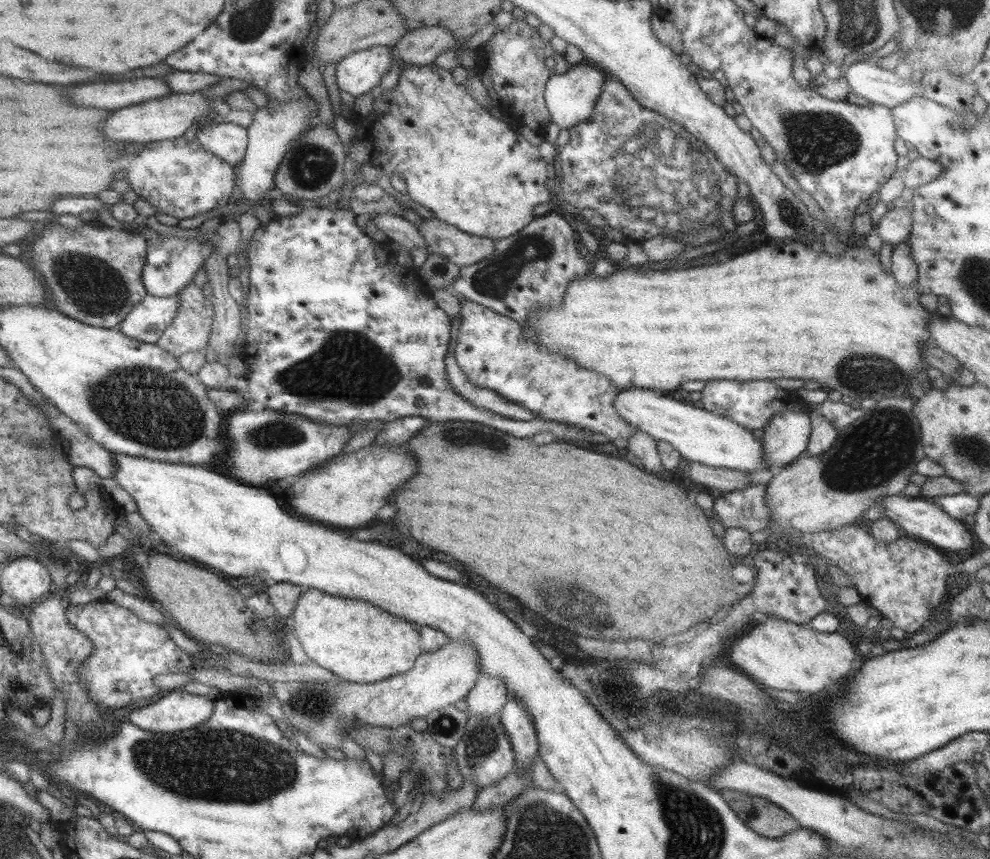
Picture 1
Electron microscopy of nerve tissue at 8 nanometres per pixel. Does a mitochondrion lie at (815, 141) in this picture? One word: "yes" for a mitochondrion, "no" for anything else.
yes

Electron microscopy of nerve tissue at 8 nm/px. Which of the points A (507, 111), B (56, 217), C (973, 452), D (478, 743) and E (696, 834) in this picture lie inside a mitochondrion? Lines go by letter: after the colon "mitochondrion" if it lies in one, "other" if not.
A: other
B: other
C: mitochondrion
D: mitochondrion
E: mitochondrion

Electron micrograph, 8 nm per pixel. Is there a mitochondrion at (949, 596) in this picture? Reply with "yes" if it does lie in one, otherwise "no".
no

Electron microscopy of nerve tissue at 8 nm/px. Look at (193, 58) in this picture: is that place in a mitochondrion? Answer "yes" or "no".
no

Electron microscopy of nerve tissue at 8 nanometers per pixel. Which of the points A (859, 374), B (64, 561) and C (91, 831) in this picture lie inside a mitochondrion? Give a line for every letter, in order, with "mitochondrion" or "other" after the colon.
A: mitochondrion
B: other
C: other

